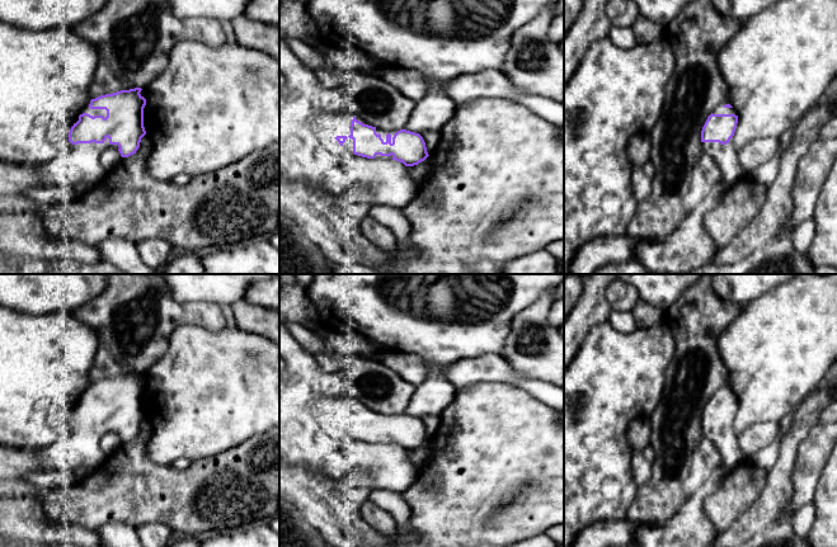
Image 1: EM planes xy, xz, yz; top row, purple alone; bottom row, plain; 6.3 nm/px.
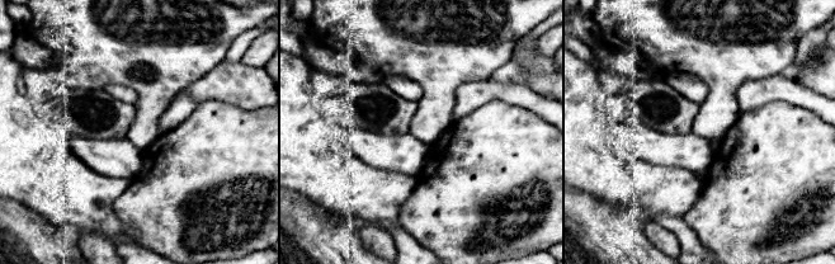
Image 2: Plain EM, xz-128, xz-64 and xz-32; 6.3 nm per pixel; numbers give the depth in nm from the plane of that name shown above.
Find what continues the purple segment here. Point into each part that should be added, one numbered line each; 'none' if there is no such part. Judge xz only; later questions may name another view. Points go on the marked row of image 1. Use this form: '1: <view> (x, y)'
1: xz (327, 126)

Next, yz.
1: yz (725, 156)

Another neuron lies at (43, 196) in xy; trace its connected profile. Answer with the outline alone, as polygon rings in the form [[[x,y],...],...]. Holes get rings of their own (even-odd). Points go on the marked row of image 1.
[[[50,185],[30,187],[24,190],[23,195],[41,207],[48,207],[61,201],[57,190]]]

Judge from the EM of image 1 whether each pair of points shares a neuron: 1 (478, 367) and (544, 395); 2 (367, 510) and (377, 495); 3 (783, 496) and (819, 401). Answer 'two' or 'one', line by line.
1: one
2: two
3: one

